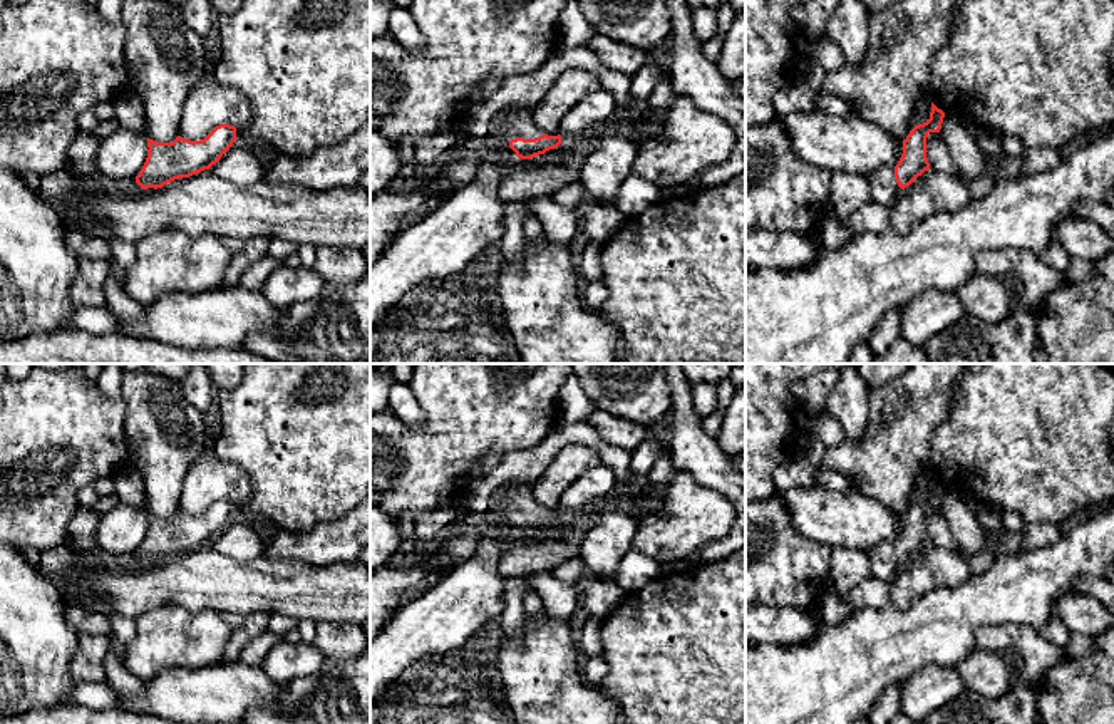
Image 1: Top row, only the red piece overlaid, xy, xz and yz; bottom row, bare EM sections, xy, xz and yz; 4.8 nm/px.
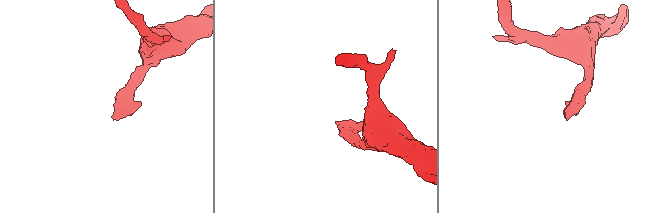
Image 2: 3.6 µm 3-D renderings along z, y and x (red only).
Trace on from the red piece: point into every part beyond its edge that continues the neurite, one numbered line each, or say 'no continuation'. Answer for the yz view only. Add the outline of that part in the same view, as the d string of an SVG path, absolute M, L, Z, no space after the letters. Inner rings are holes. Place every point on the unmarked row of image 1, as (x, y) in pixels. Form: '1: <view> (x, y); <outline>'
1: yz (883, 563); M881 543L868 551L871 577L878 580L893 580L901 568L895 553L895 543Z

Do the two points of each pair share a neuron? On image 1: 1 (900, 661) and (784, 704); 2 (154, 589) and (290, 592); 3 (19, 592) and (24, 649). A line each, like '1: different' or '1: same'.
1: same
2: same
3: same

